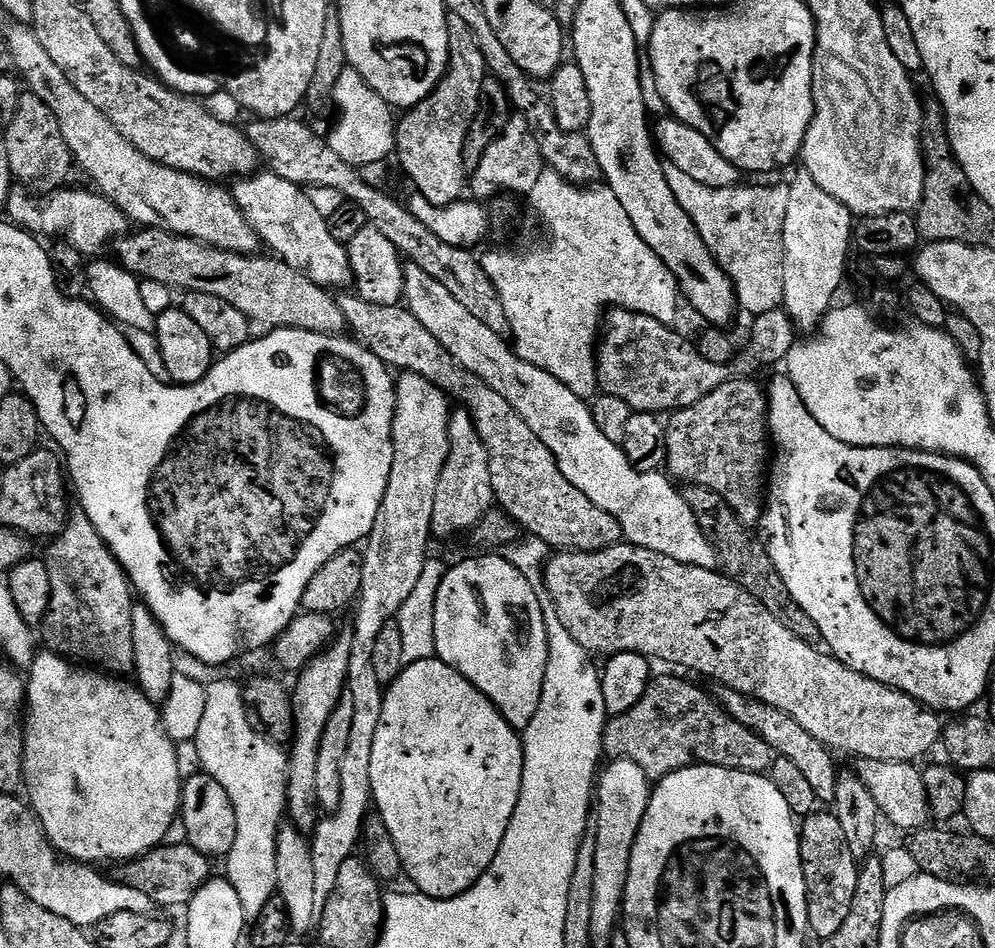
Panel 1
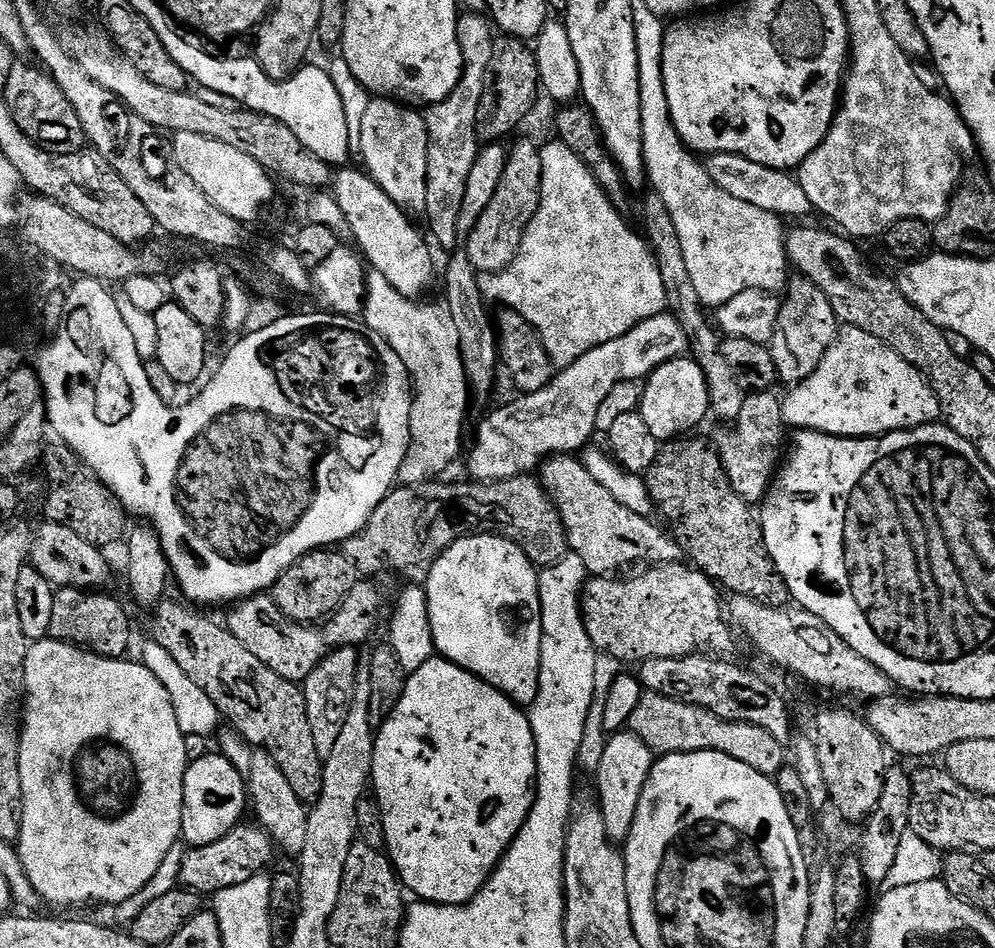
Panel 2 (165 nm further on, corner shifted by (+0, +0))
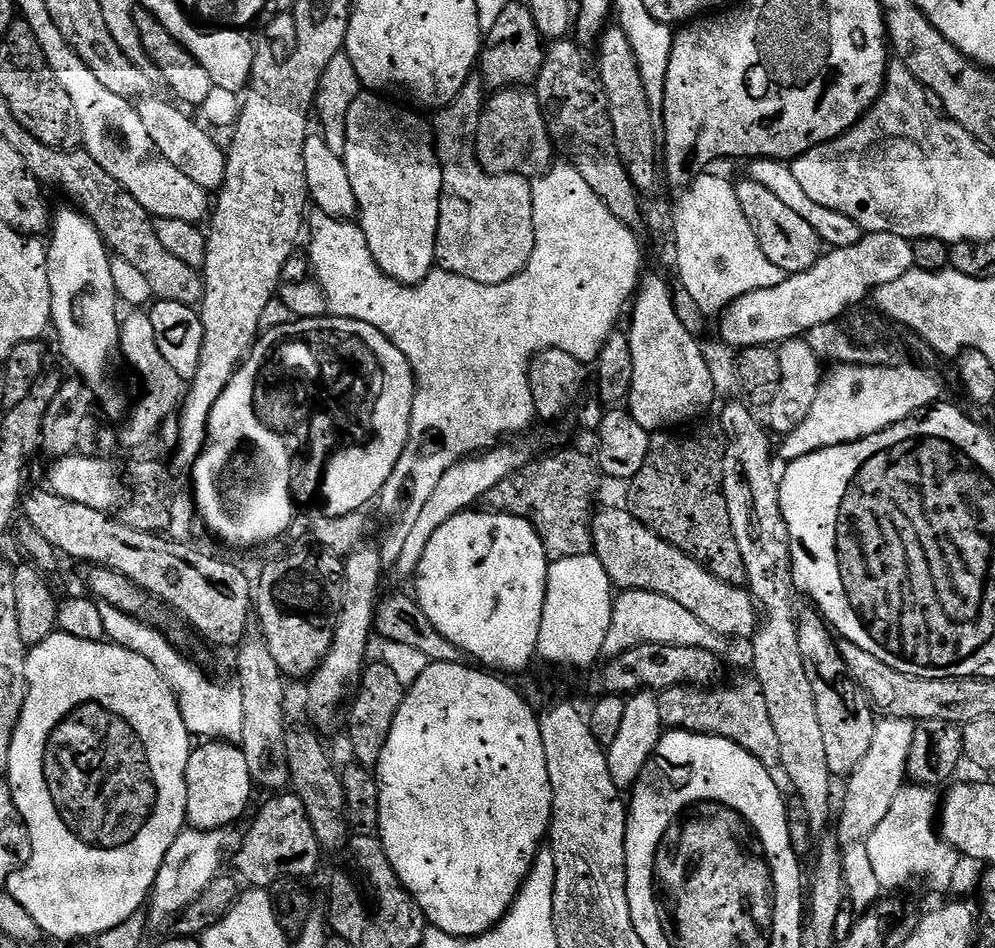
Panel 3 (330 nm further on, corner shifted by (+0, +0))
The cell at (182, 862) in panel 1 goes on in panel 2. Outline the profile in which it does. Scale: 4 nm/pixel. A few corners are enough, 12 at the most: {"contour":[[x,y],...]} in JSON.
{"contour":[[237,824],[189,848],[180,884],[208,898],[272,860],[263,828]]}

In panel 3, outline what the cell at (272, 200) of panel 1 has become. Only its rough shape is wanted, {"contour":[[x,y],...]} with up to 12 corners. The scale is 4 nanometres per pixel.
{"contour":[[171,99],[136,104],[153,149],[200,188],[224,182],[225,149]]}

